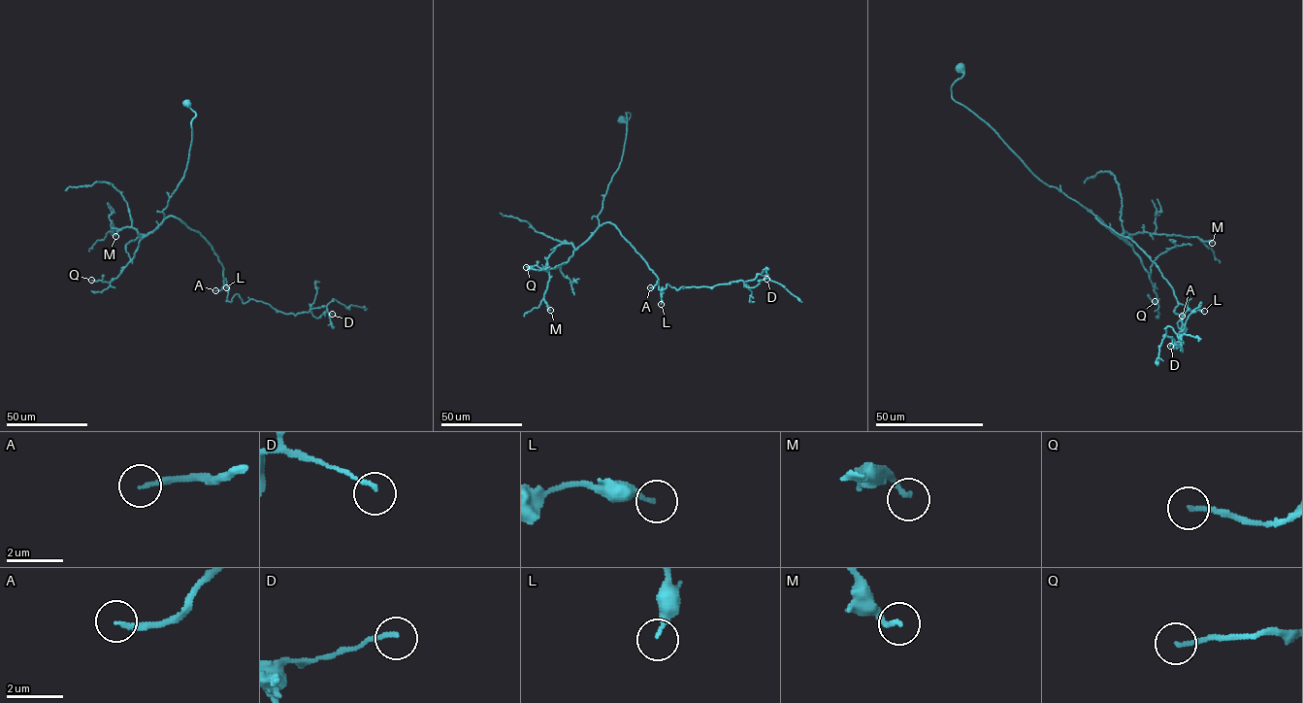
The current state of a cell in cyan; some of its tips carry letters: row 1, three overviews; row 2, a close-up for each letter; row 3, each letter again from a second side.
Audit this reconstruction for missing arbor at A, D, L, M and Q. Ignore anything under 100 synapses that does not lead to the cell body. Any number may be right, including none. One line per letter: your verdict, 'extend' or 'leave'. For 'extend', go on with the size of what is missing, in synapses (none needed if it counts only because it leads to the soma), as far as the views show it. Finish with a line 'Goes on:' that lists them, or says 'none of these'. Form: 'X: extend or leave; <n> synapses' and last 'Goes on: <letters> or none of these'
A: extend; 200 synapses
D: leave
L: leave
M: leave
Q: leave
Goes on: A

